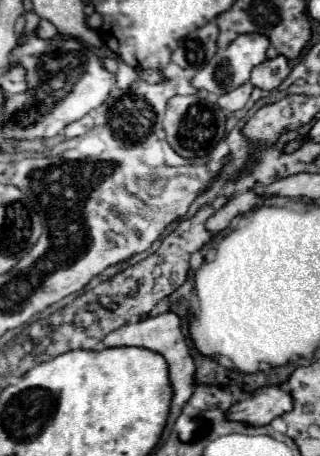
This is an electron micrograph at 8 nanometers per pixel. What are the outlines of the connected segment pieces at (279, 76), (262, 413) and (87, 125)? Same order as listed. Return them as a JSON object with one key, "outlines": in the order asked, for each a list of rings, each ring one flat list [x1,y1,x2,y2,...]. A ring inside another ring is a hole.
{"outlines":[[[278,55,274,59,266,59,260,65,256,65,252,69,250,83,260,89,276,89,288,77,288,73,290,73,288,59]],[[270,385,256,389,246,399,232,405,226,411,226,417,248,425,268,425,274,417,288,413,292,407,294,399,290,391,282,389,280,385]],[[86,115,86,117,82,117,82,119,74,121,74,123,70,123,70,125,64,129,64,135,66,135,68,139,72,139,72,137,80,137,80,135,88,133,92,127,94,127,94,121,92,121,90,115]]]}

